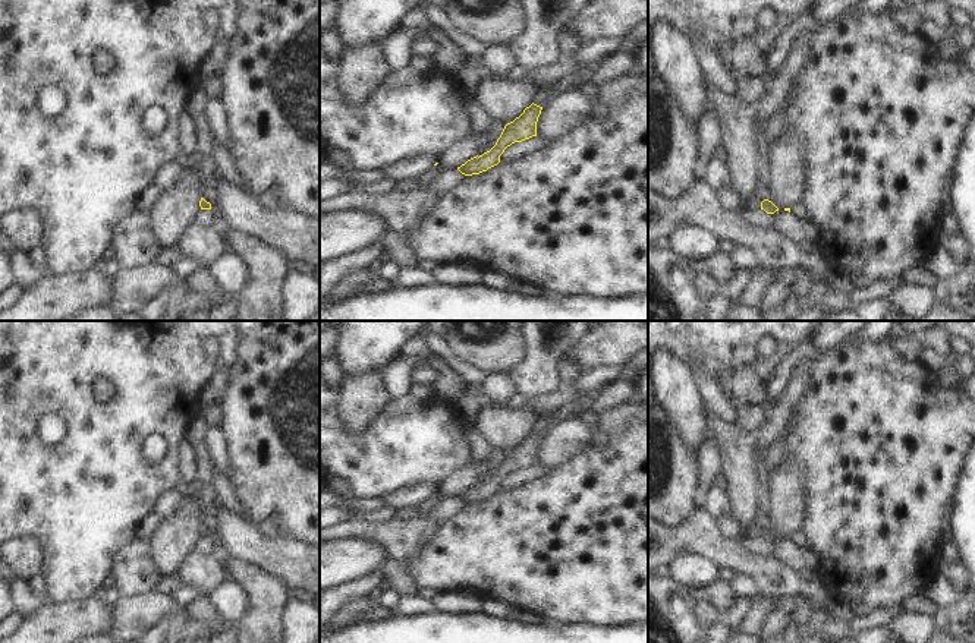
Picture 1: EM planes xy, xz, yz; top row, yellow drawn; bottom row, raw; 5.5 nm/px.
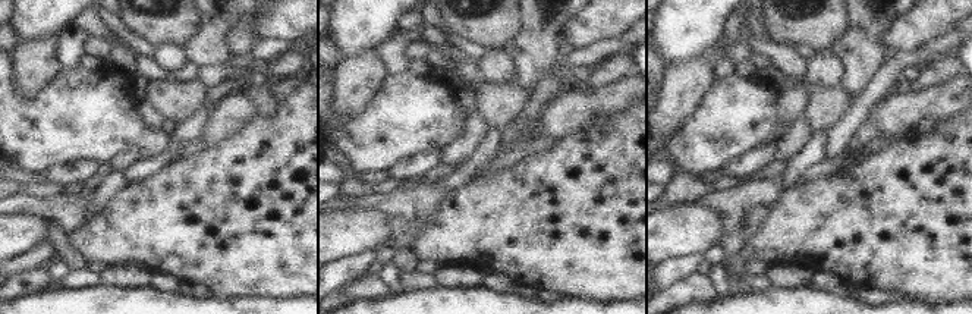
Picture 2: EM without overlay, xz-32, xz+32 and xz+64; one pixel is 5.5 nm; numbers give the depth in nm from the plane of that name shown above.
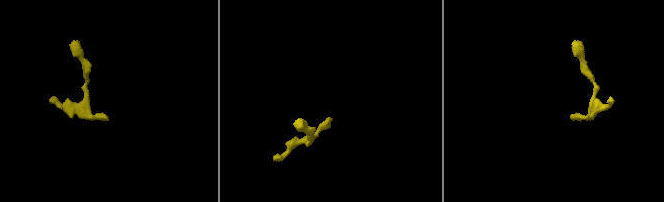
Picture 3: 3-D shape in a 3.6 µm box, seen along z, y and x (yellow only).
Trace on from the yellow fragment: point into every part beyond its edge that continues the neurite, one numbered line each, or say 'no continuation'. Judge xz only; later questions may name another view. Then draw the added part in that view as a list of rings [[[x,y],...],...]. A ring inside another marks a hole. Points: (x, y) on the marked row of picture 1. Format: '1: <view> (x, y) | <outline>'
1: xz (543, 95) | [[[562,79],[559,85],[554,85],[551,88],[542,89],[541,86],[537,88],[537,94],[534,98],[534,104],[542,107],[553,95],[560,92],[564,86],[567,86],[570,81]]]

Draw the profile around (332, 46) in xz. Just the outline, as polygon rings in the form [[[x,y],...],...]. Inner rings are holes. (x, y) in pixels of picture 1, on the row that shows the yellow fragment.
[[[334,25],[320,32],[320,51],[328,59],[339,59],[345,45]]]

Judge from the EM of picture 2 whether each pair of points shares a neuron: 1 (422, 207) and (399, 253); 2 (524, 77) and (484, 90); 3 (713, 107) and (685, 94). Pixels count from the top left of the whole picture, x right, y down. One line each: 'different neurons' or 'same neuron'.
1: different neurons
2: different neurons
3: different neurons

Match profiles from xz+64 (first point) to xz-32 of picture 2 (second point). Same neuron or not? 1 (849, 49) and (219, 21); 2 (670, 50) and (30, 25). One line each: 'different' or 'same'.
1: same
2: same

